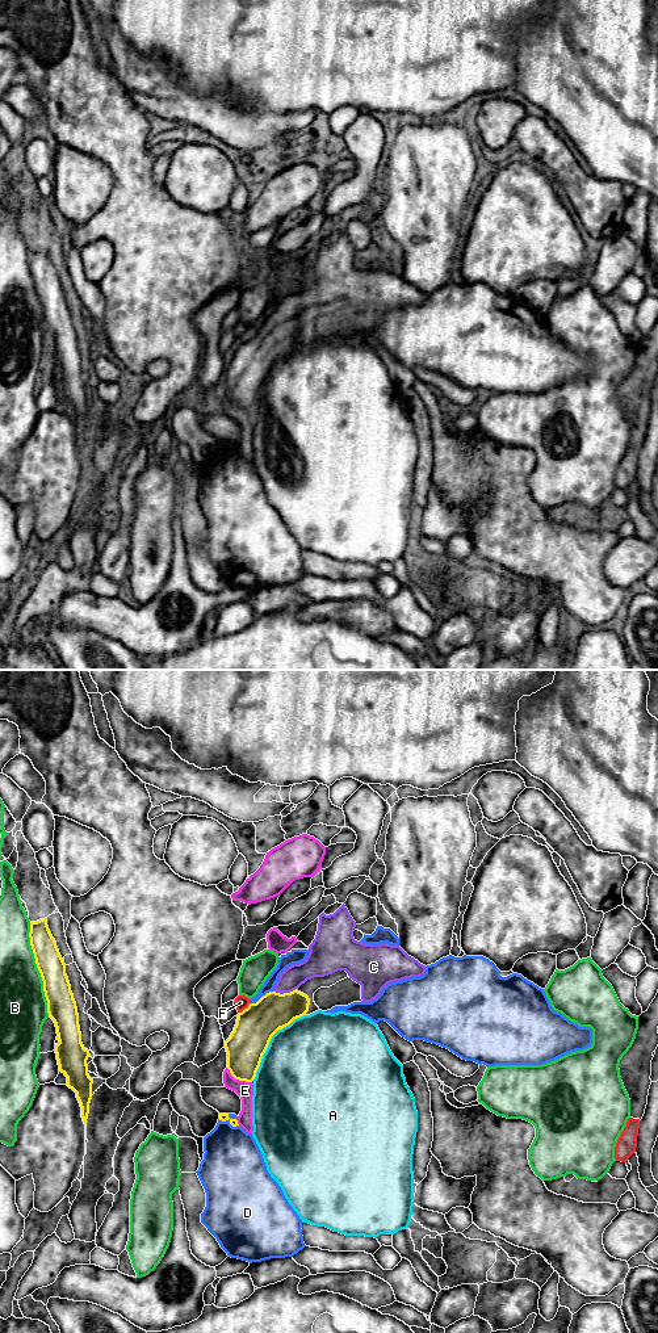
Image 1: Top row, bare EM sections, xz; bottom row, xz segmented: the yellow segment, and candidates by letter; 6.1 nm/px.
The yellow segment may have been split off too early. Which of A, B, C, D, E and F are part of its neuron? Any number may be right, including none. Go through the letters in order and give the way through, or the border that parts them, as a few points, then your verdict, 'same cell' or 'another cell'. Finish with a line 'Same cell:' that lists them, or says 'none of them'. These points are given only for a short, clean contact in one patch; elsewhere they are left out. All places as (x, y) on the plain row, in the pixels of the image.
A: another cell
B: another cell
C: runs through xz (259, 349), (284, 321), (305, 298), (314, 293); same cell
D: another cell
E: another cell
F: another cell
Same cell: C

